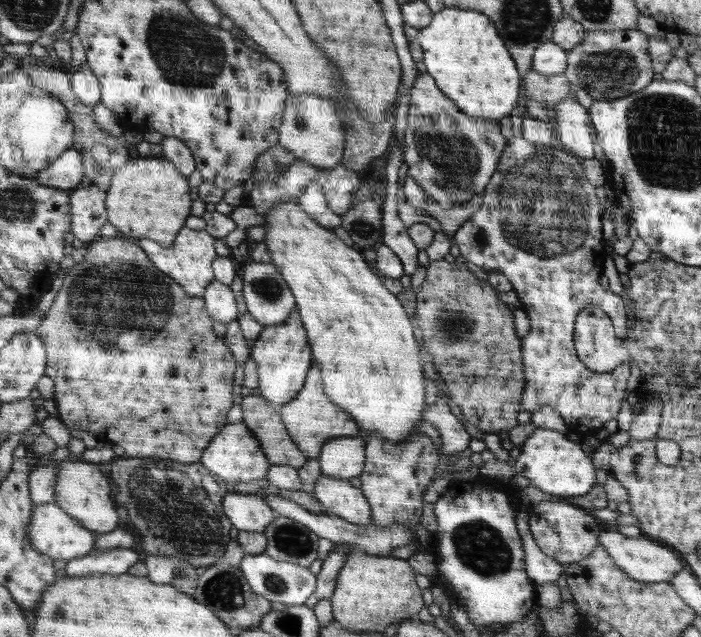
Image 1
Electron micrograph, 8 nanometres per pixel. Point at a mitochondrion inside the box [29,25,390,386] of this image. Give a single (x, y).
(116, 300)

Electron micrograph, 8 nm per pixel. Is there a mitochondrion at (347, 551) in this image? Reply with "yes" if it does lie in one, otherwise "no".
no

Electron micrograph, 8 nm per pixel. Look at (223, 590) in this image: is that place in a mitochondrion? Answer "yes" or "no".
yes

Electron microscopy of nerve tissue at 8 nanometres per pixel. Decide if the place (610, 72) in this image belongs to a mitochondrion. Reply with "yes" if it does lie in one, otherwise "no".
yes

